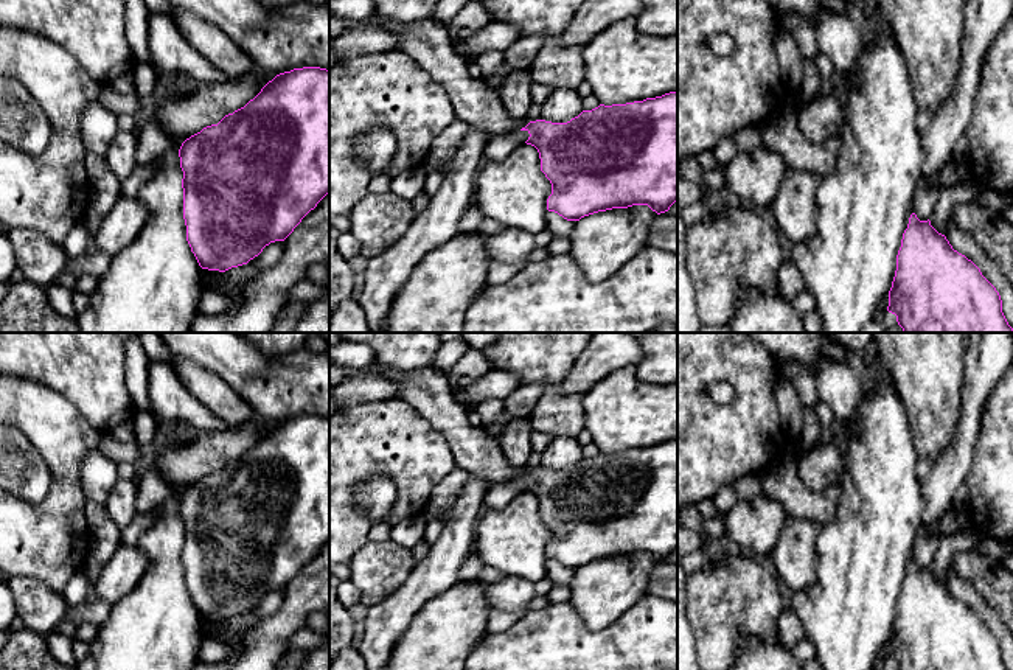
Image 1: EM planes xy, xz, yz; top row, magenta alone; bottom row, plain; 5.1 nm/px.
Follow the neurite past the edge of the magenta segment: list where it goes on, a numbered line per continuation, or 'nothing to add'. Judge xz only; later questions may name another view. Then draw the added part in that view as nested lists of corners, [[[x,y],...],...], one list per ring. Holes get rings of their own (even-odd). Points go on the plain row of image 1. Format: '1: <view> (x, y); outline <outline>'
1: xz (497, 496); outline [[[516,479],[489,485],[482,505],[488,510],[503,510],[519,493],[528,488],[528,479]]]

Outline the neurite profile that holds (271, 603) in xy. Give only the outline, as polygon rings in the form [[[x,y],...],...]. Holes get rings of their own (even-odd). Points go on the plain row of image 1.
[[[284,589],[270,591],[263,600],[250,608],[247,612],[238,614],[242,620],[256,625],[266,619],[270,619],[283,605]]]

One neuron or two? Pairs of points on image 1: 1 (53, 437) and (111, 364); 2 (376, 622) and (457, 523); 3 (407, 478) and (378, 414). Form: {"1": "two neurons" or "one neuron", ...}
{"1": "two neurons", "2": "one neuron", "3": "one neuron"}

